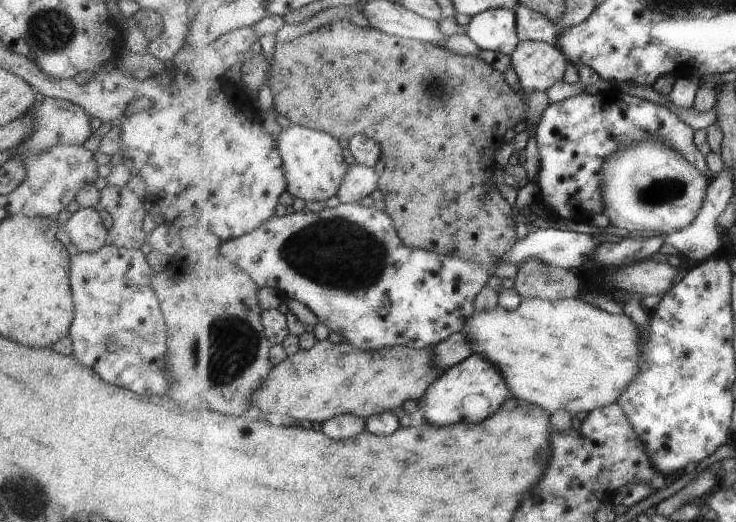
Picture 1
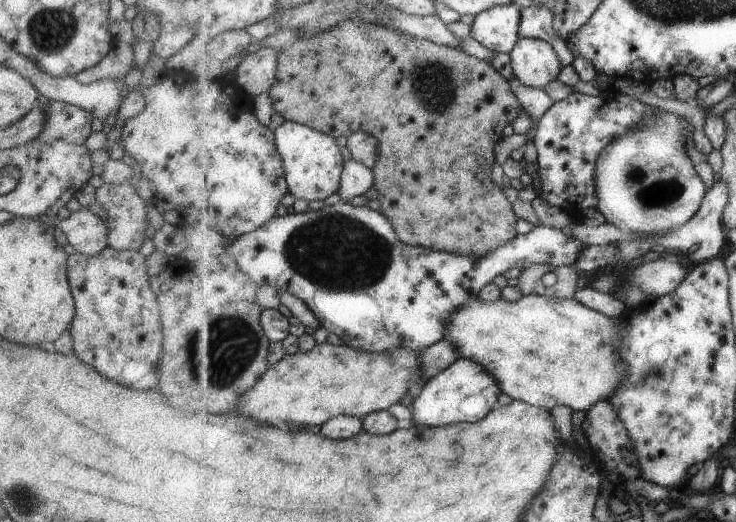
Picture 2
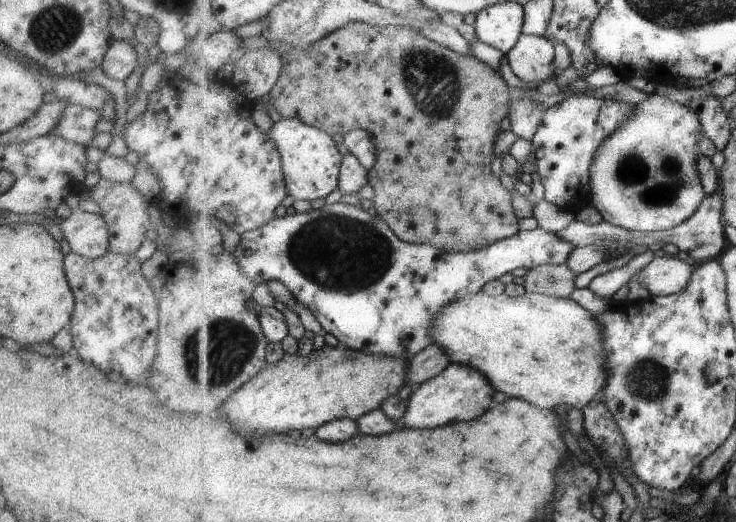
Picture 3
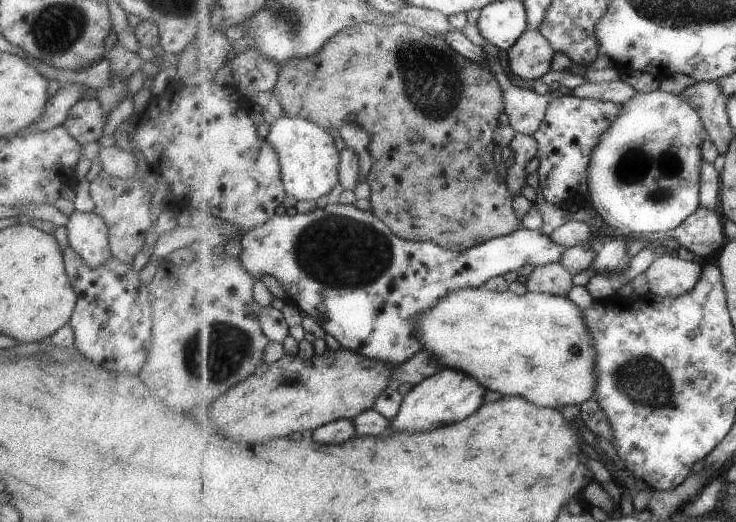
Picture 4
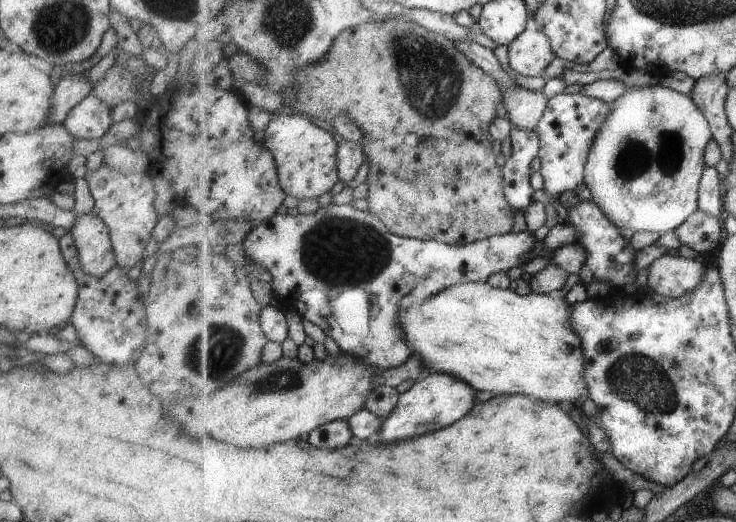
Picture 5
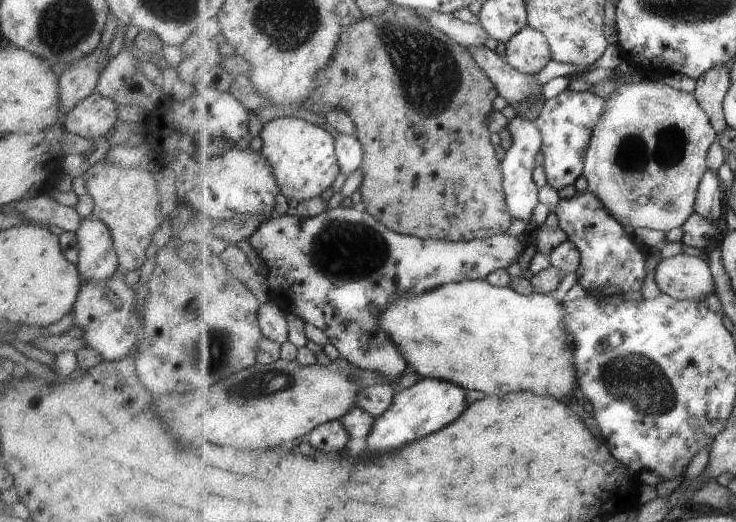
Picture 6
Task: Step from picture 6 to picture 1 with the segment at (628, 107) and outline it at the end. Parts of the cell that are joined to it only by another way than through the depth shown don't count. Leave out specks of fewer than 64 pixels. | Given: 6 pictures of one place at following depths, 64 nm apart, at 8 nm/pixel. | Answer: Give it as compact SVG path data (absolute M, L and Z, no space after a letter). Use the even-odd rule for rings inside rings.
M651 134L651 140L637 146L625 146L607 158L607 166L603 165L604 214L611 225L627 230L629 234L671 235L685 230L697 220L710 181L681 152Z

